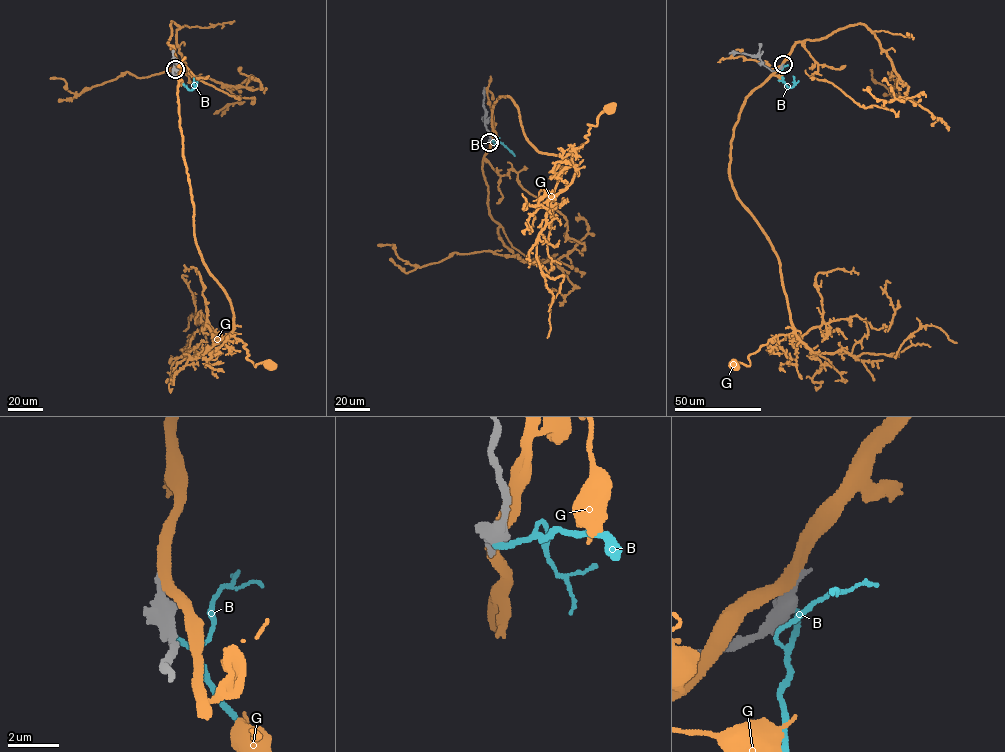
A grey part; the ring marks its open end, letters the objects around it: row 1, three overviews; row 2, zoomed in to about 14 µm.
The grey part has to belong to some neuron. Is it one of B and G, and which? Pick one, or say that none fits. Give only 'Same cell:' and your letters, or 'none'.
Same cell: none

